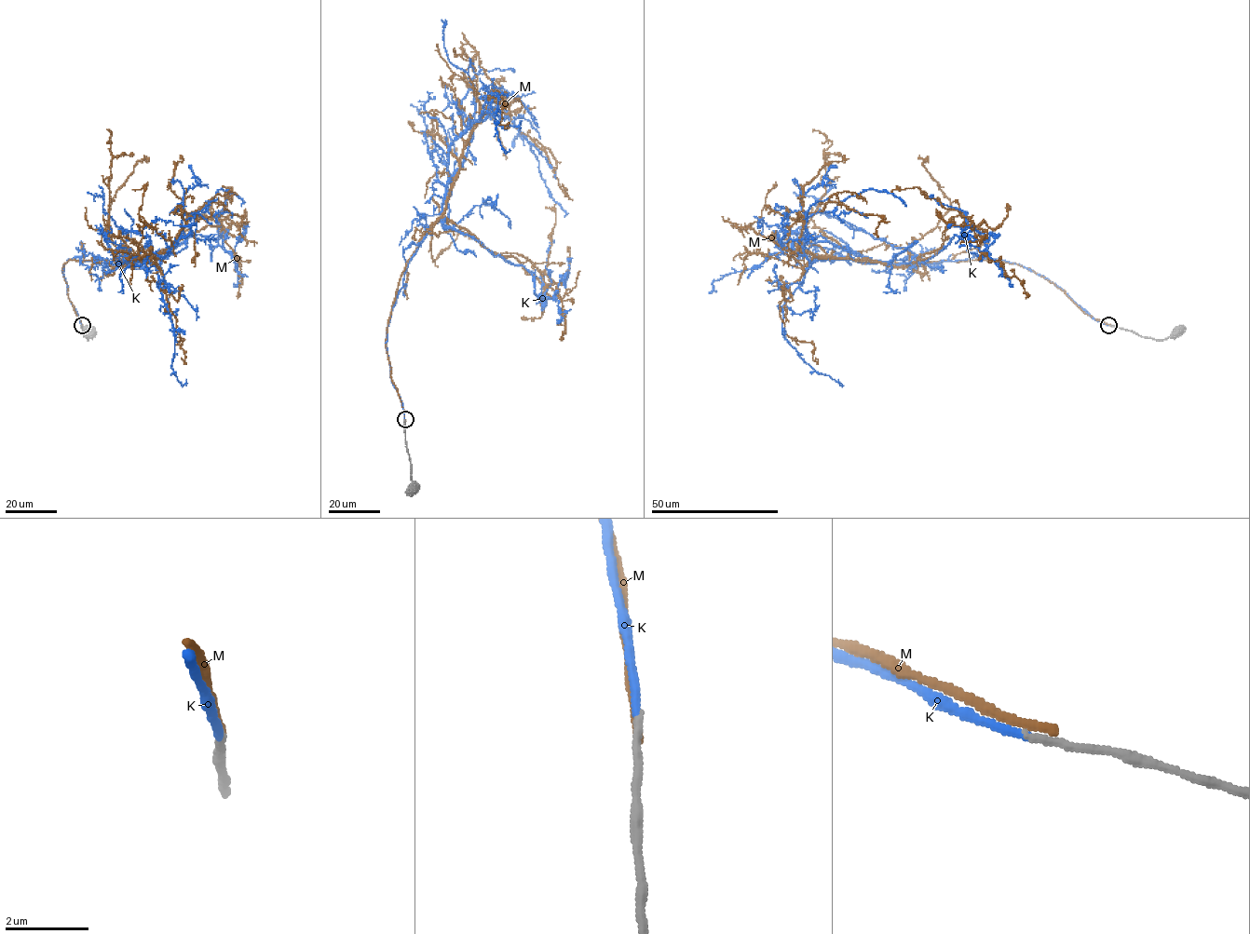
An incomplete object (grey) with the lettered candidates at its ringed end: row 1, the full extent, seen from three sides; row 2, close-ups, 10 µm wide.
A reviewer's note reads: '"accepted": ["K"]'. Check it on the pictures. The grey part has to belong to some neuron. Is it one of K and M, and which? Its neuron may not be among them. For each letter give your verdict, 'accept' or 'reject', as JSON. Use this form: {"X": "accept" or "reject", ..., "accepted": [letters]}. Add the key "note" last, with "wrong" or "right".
{"K": "accept", "M": "reject", "accepted": ["K"], "note": "right"}

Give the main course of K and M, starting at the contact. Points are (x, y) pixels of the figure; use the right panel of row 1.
K: (1108, 325), (1041, 276), (990, 258), (810, 264), (804, 252), (808, 214), (869, 189), (906, 206)
M: (1109, 325), (1018, 264), (891, 266), (798, 249), (804, 218), (827, 202), (879, 216), (877, 236)

